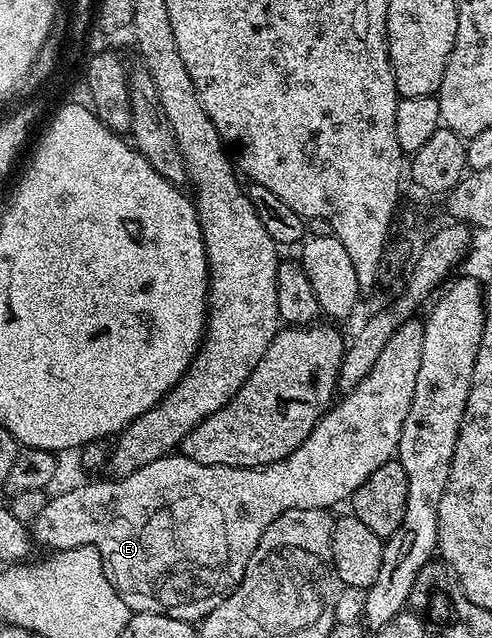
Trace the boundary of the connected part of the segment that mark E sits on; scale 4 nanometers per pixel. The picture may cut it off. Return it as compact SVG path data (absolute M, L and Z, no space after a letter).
M424 320L404 321L391 339L387 339L387 347L375 359L375 367L342 396L345 397L342 401L340 398L322 415L311 436L282 461L260 469L244 469L204 465L180 455L161 457L126 477L93 481L90 485L77 485L58 497L50 496L43 511L32 521L34 542L38 546L46 545L49 551L97 549L101 568L111 587L115 587L117 597L123 599L126 610L200 622L235 592L263 531L271 527L276 517L292 509L332 510L340 501L348 502L354 491L363 487L371 471L396 458L399 435L407 411L411 411L415 379L419 379L419 367L423 363L424 334Z

